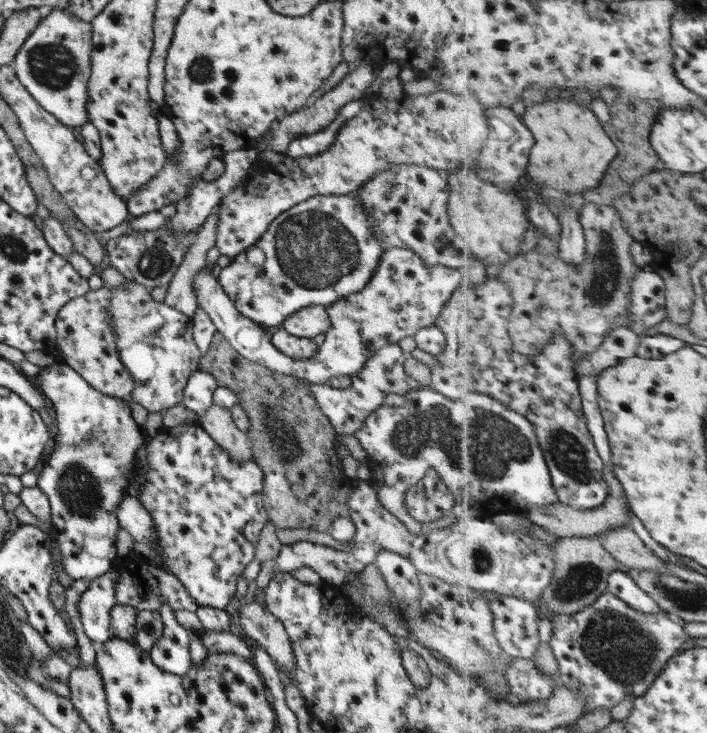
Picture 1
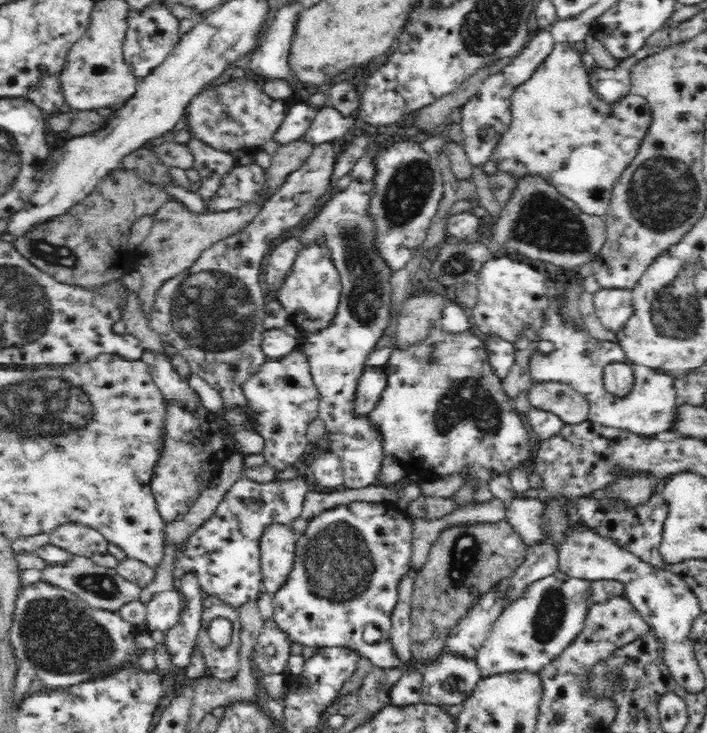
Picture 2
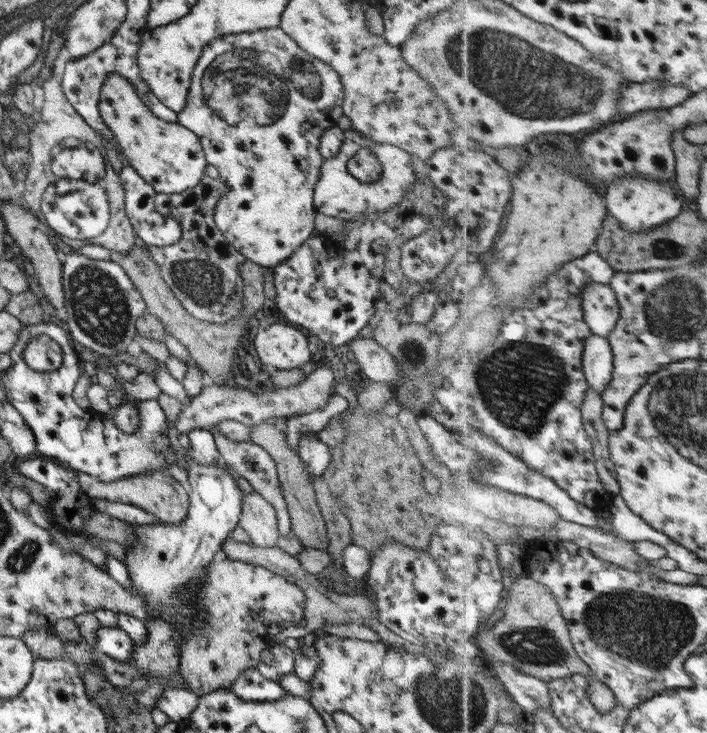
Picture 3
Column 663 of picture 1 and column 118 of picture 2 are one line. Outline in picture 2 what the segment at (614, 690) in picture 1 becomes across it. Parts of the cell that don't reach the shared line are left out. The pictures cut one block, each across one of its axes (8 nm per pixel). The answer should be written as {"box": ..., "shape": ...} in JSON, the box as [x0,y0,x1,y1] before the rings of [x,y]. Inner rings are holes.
{"box":[5,581,134,712],"shape":[[[46,581],[35,582],[33,585],[24,587],[19,593],[18,599],[15,602],[15,609],[13,612],[12,626],[8,628],[8,632],[5,633],[5,638],[8,639],[8,644],[12,647],[12,656],[16,659],[16,672],[12,676],[12,697],[9,702],[9,706],[12,707],[14,712],[18,711],[20,703],[29,695],[35,695],[36,693],[42,693],[44,691],[59,691],[64,687],[72,687],[77,684],[91,681],[93,678],[99,678],[106,676],[106,674],[113,673],[120,670],[120,666],[126,662],[126,654],[122,654],[122,644],[126,648],[126,644],[130,644],[128,648],[132,650],[132,644],[134,644],[134,626],[120,616],[119,611],[109,611],[102,609],[95,609],[88,606],[84,600],[82,600],[77,594],[64,590],[59,586],[54,586]]]}

